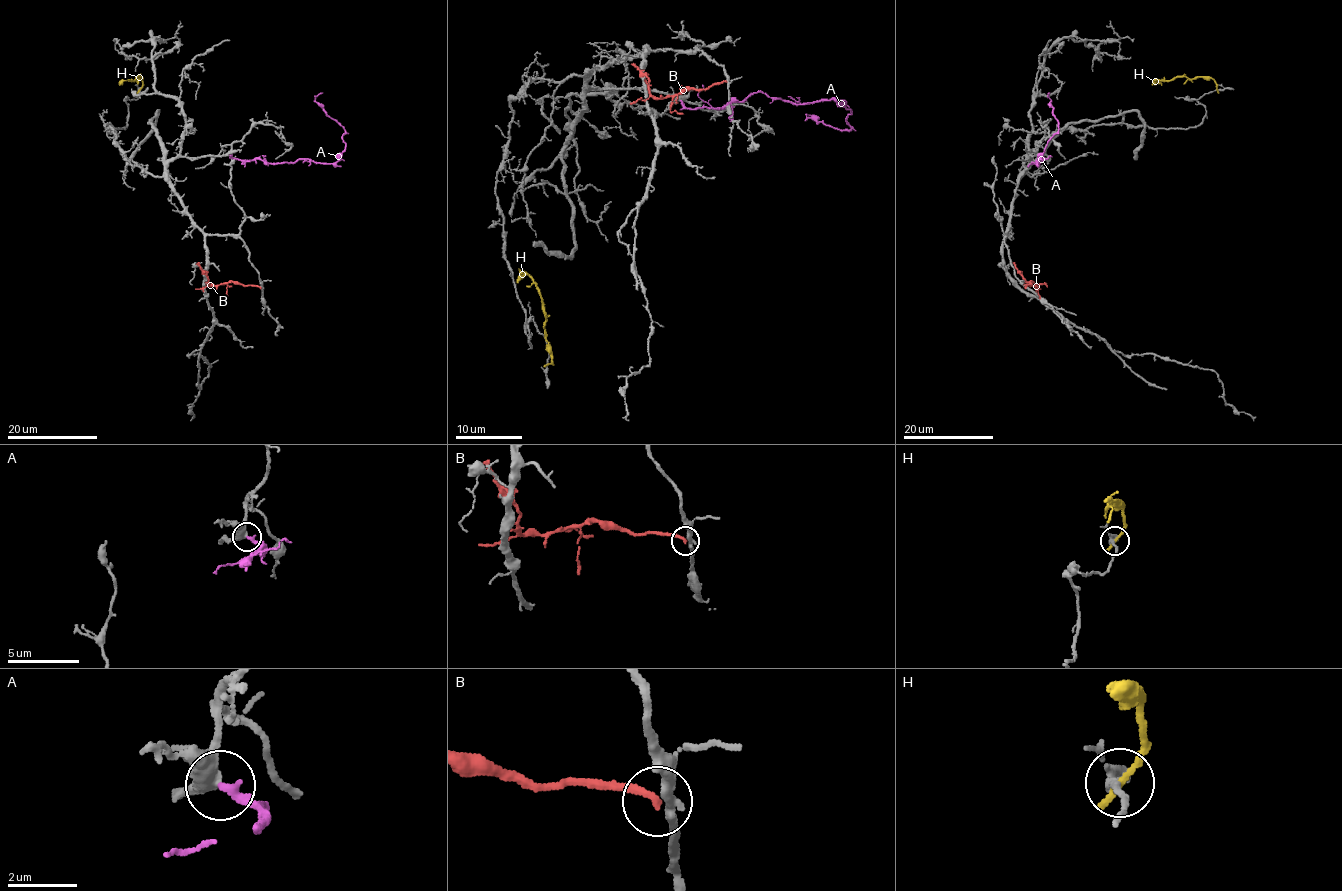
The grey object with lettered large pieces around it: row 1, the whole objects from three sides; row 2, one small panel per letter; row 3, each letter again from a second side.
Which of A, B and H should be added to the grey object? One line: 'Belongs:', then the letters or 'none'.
Belongs: A

